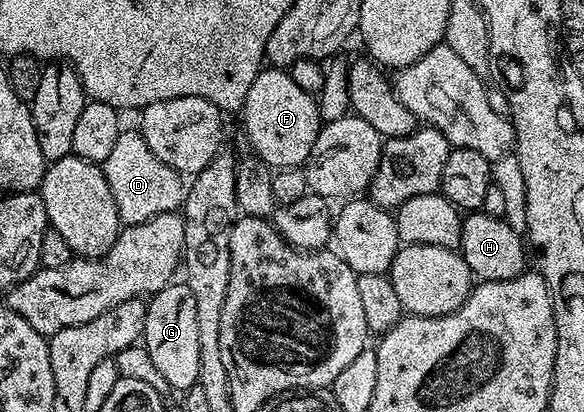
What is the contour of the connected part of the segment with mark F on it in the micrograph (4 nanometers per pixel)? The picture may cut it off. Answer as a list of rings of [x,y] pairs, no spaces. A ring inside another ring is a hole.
[[[265,66],[254,80],[249,81],[249,88],[243,93],[243,100],[245,100],[245,136],[253,147],[250,148],[252,155],[260,158],[273,170],[301,168],[311,154],[311,146],[315,146],[315,138],[320,134],[323,123],[314,93],[302,90],[286,69]]]

